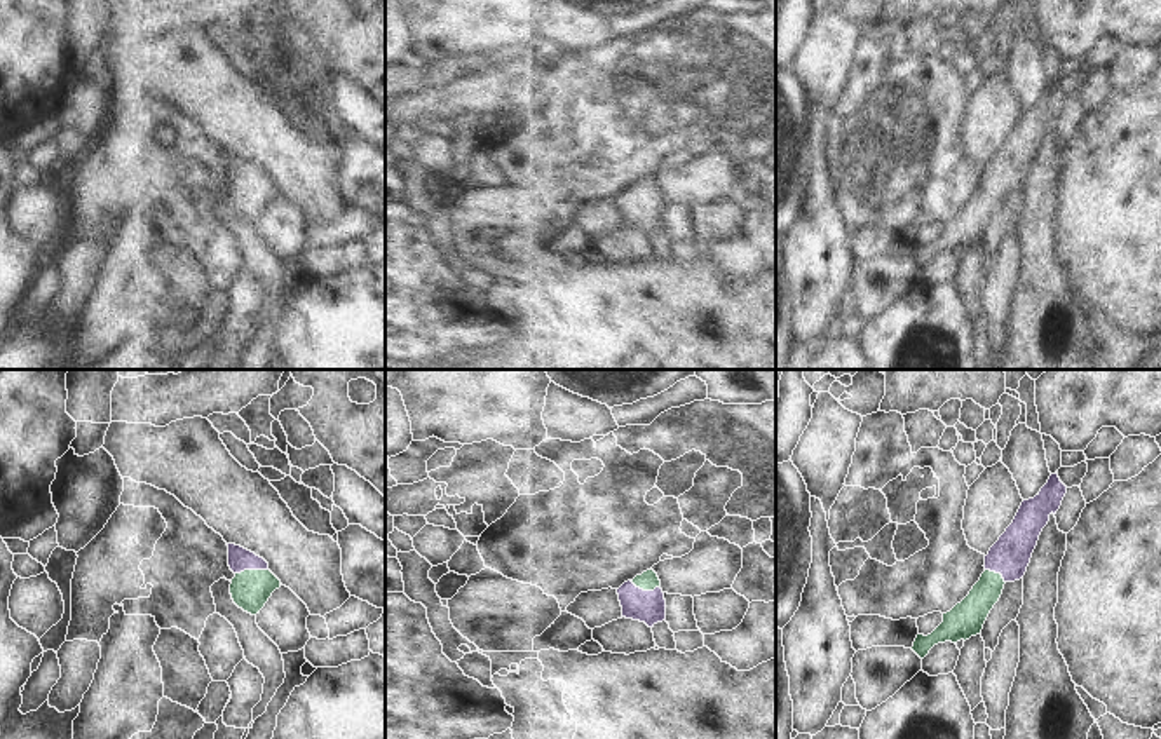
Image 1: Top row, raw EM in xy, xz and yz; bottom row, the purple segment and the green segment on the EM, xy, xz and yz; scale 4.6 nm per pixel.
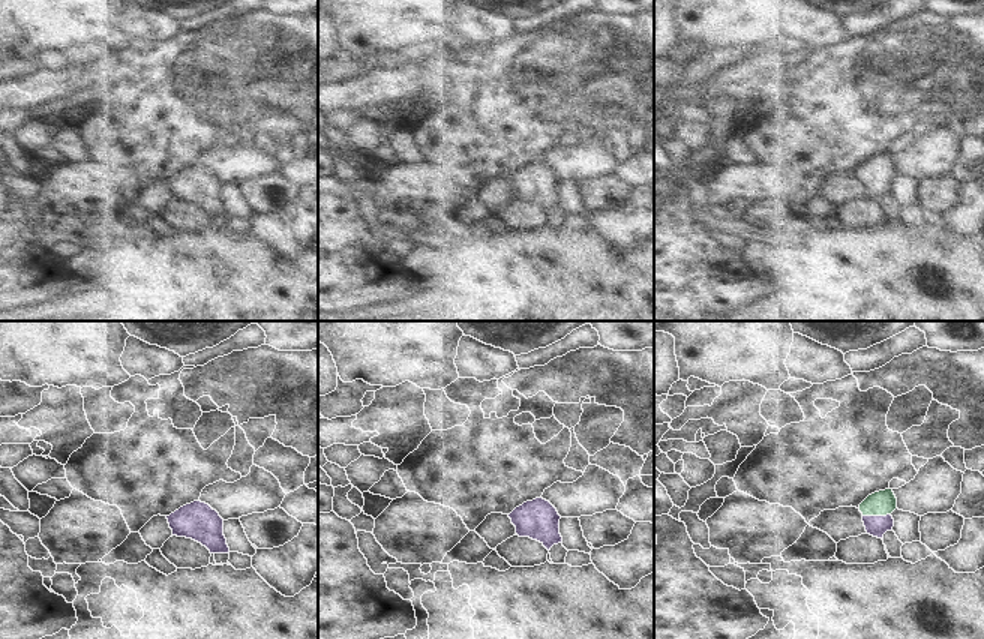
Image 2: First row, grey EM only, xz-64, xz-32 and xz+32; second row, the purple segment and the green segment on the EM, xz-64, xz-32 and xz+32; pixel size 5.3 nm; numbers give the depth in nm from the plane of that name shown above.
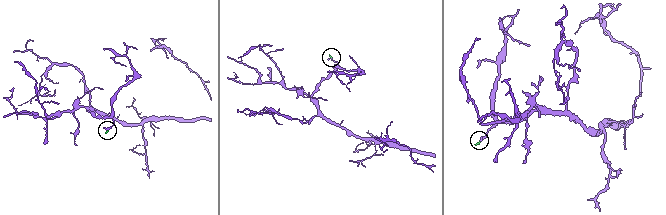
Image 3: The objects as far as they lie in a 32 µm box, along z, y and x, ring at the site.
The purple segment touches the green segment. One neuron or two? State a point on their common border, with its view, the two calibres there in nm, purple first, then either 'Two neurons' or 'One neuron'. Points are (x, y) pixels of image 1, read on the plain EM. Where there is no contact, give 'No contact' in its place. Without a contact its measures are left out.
Touches purple at xy (251, 178). Thickness 110 nm (purple) against 180 nm. One neuron

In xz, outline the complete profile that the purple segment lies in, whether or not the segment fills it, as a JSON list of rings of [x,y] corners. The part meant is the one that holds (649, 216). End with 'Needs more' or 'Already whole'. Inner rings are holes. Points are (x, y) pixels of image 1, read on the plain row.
[[[650,178],[619,199],[622,227],[645,232],[654,237],[666,230],[666,209],[657,183]]]. Needs more

